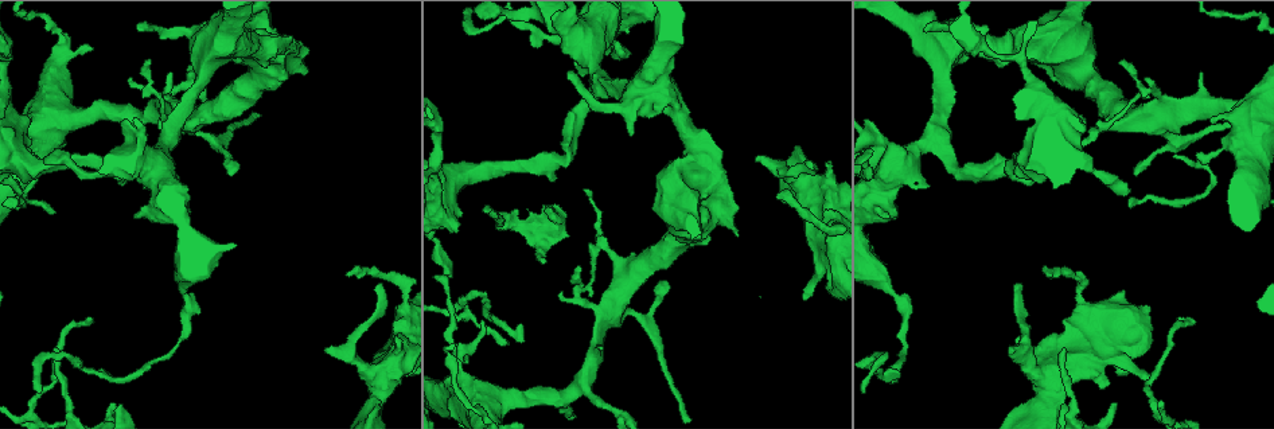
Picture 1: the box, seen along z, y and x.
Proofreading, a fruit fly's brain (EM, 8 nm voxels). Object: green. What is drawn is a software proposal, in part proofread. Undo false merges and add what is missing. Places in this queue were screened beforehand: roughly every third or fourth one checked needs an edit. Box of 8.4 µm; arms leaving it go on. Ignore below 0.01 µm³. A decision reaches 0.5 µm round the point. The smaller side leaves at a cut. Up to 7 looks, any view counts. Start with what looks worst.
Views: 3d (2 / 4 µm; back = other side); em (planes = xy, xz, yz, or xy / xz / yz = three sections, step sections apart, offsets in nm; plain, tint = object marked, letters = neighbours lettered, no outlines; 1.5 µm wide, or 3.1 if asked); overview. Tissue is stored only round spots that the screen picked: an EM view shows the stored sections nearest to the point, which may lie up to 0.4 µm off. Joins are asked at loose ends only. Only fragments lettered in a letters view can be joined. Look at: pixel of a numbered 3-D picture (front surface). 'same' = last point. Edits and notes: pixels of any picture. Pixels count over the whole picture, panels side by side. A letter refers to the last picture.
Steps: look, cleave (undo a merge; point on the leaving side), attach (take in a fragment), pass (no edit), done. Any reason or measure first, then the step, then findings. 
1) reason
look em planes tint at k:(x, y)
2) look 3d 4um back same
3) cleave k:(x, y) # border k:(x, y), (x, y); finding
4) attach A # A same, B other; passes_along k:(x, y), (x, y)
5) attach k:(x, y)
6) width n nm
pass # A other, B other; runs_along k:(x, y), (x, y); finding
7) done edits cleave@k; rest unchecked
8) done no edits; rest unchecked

thick end
look 3d 2um at 1:(629, 135)

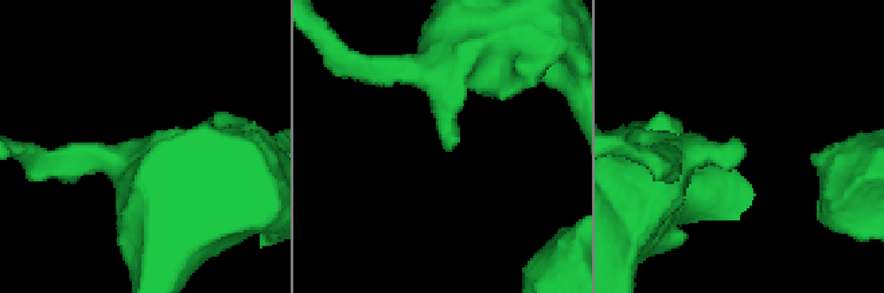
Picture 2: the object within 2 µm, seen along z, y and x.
look em planes letters at 2:(447, 148)

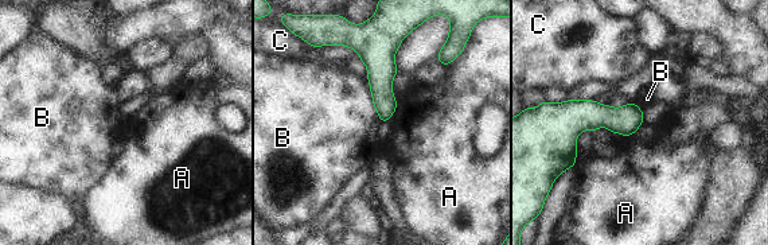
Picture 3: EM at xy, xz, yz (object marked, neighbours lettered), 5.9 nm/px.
pass # A other, B other, C other; no lettered fragment goes on from it

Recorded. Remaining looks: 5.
thin end
look 3d 4um at 1:(1147, 80)

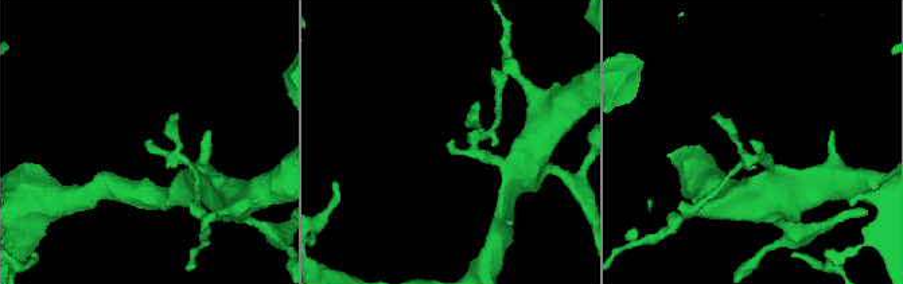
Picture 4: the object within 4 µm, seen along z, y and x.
look em xz step 4 letters at 4:(452, 142)

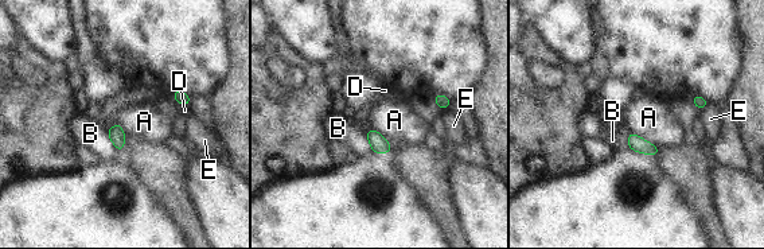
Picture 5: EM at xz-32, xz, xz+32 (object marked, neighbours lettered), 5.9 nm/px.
look em planes letters same

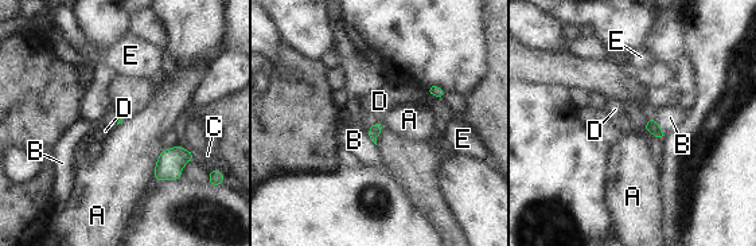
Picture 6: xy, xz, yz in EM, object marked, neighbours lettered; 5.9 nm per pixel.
pass # A other, B other, C other, D other, E other; border 6:(163, 149), (158, 157), (154, 178); no lettered fragment goes on from it

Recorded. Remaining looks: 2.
free end
look em xz step 4 plain at 1:(485, 212)

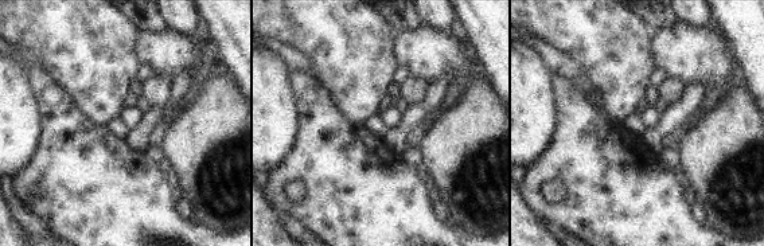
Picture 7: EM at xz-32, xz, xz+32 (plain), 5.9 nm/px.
look em xz step 4 letters same

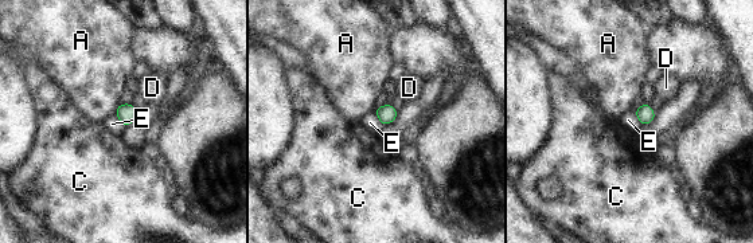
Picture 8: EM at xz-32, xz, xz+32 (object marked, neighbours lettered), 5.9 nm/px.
pass # A other, C other, D other, E other; none of them fits

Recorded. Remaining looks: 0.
done no edits; rest unchecked

